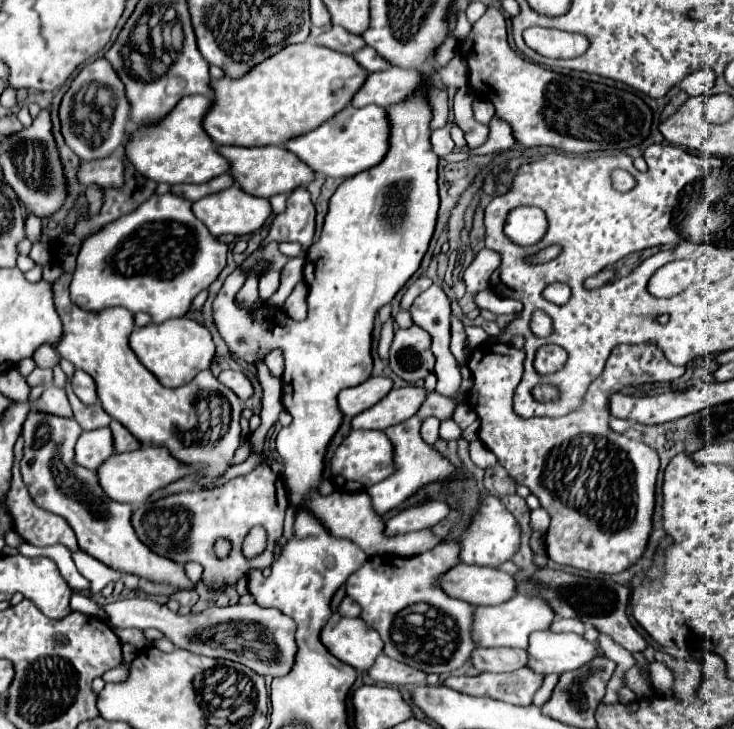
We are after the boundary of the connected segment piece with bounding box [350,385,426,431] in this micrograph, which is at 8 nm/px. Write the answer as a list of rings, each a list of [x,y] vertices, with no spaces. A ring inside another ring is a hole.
[[[414,385],[392,389],[380,403],[352,417],[350,425],[352,429],[384,431],[396,423],[410,419],[422,405],[424,395],[426,395],[426,389],[414,387]]]

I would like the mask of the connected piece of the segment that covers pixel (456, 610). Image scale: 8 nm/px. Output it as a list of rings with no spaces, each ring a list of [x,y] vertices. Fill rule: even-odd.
[[[440,543],[434,549],[414,555],[414,557],[396,557],[396,555],[374,555],[368,559],[364,567],[360,567],[356,573],[350,575],[346,581],[346,595],[354,599],[362,607],[362,621],[366,621],[372,629],[376,629],[384,641],[384,653],[404,665],[410,665],[414,669],[420,669],[424,673],[450,673],[458,667],[462,667],[470,653],[476,649],[474,641],[470,637],[470,623],[472,623],[472,611],[474,607],[466,601],[446,597],[444,591],[440,591],[434,583],[436,577],[446,573],[450,567],[458,563],[460,547],[458,543]]]

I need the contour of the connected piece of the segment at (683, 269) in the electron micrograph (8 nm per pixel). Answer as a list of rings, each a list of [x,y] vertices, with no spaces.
[[[672,261],[660,267],[648,281],[648,293],[654,297],[674,297],[682,293],[694,279],[692,261]]]

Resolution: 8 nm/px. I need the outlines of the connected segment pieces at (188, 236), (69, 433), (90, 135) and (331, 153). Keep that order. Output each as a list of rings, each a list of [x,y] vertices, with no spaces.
[[[166,193],[166,195],[152,195],[152,197],[146,199],[142,205],[138,205],[134,211],[130,211],[130,213],[122,215],[120,219],[116,219],[116,221],[104,225],[102,231],[94,231],[94,233],[84,241],[84,245],[82,245],[78,257],[76,257],[76,271],[74,271],[72,283],[70,283],[70,299],[72,299],[74,305],[78,305],[78,307],[84,309],[84,311],[102,311],[102,309],[106,309],[106,307],[124,307],[124,309],[128,309],[128,311],[132,311],[132,313],[144,311],[144,313],[148,313],[148,315],[152,317],[154,323],[162,323],[162,321],[166,321],[166,319],[170,319],[170,317],[182,317],[182,315],[188,313],[192,299],[194,299],[202,289],[208,289],[210,283],[218,277],[218,273],[224,269],[224,265],[226,265],[226,253],[228,253],[228,245],[216,241],[216,239],[210,235],[210,231],[206,231],[206,227],[202,227],[202,223],[198,223],[198,219],[194,219],[194,215],[192,215],[192,211],[190,211],[190,201],[178,199],[178,195],[170,195],[170,193]]]
[[[34,409],[28,413],[22,425],[24,457],[20,471],[32,499],[42,509],[62,515],[74,529],[80,549],[106,563],[110,569],[120,571],[122,575],[138,575],[140,579],[146,579],[154,585],[168,585],[178,591],[194,591],[196,585],[186,577],[184,565],[152,553],[134,535],[134,529],[130,527],[132,505],[114,503],[98,487],[94,471],[84,467],[78,469],[74,461],[74,445],[80,433],[82,427],[76,423],[74,417],[58,417]]]
[[[106,59],[88,63],[72,81],[60,103],[60,121],[68,147],[72,147],[82,161],[104,159],[118,151],[130,123],[130,101],[126,97],[124,83]]]
[[[346,105],[326,123],[308,131],[304,135],[292,137],[284,143],[288,151],[294,151],[314,173],[324,177],[352,177],[364,169],[370,169],[374,163],[380,163],[388,151],[388,119],[386,111],[378,105],[368,105],[356,109]]]

